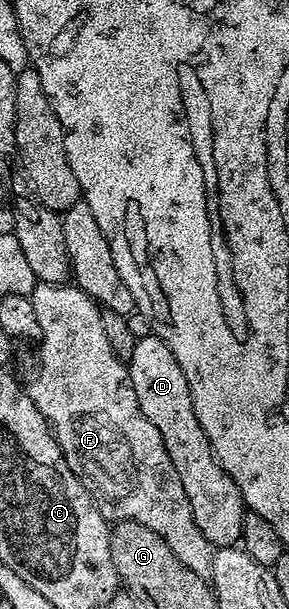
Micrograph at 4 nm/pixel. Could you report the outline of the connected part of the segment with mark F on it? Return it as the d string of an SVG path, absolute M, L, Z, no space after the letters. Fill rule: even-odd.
M40 281L30 299L37 323L41 323L41 340L37 345L39 374L29 385L29 392L37 410L50 425L51 436L61 447L73 475L77 475L109 523L136 521L149 527L149 531L157 531L157 535L169 543L169 551L173 551L189 571L210 578L213 546L201 535L197 523L193 523L193 507L189 507L189 495L185 495L185 487L181 487L181 475L177 475L177 467L173 467L169 451L165 451L165 443L161 443L161 431L145 419L145 411L141 411L141 403L137 403L126 364L117 359L113 347L109 347L105 327L101 327L99 306L74 283L54 285Z

